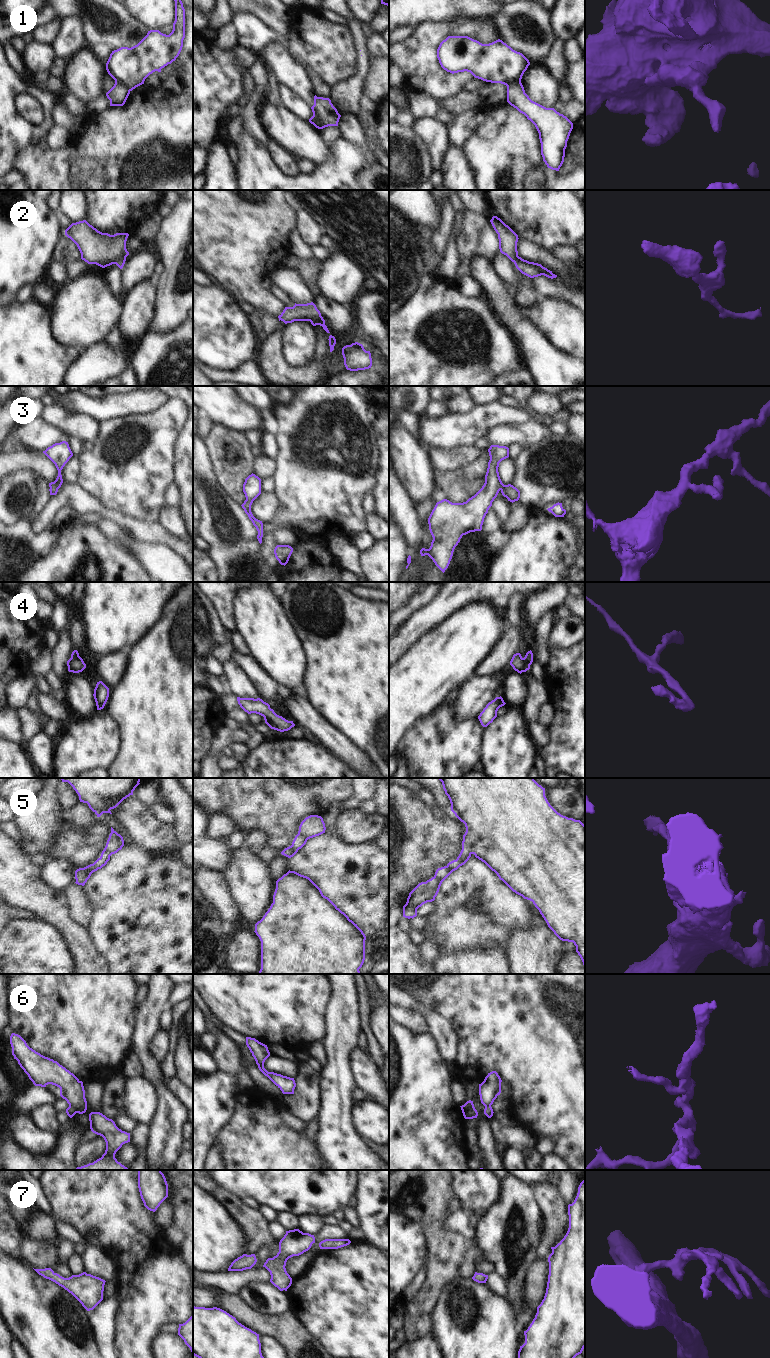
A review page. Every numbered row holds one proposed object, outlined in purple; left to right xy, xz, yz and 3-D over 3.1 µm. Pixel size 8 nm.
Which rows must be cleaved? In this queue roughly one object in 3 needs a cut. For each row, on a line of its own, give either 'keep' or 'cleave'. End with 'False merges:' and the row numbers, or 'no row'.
1: cleave
2: keep
3: keep
4: keep
5: keep
6: cleave
7: keep
False merges: 1, 6

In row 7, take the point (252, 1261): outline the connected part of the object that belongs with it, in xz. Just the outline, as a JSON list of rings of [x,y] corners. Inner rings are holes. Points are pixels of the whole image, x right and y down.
[[[255,1254],[242,1256],[235,1259],[228,1268],[228,1271],[243,1271],[246,1269],[251,1269],[257,1262]]]

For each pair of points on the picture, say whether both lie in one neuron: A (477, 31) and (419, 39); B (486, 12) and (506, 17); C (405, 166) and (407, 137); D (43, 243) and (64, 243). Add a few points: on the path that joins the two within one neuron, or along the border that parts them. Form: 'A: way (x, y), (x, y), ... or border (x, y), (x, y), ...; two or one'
A: way (463, 29), (443, 29), (433, 33); one
B: border (500, 10), (492, 19); two
C: way (405, 159), (405, 144); one
D: border (64, 234), (56, 242), (51, 259); two

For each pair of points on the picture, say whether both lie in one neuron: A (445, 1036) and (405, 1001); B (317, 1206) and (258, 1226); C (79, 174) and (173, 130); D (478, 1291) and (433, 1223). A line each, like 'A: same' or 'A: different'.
A: same
B: different
C: same
D: different

